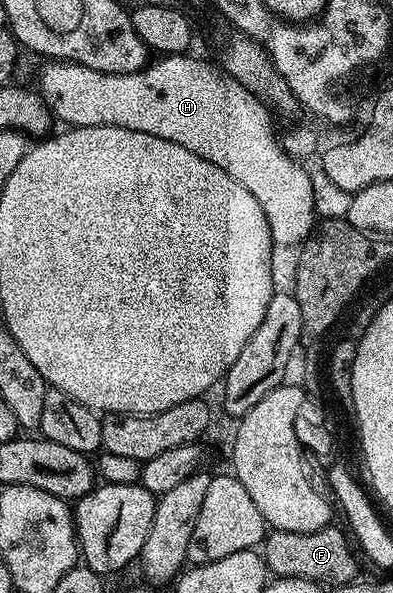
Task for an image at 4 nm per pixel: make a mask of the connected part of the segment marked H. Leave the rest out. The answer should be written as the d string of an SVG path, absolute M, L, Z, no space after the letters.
M171 54L168 56L158 57L158 62L150 61L144 68L131 72L130 74L105 74L101 70L85 67L83 65L66 64L64 61L54 61L41 74L41 86L39 93L41 98L46 102L46 106L52 111L52 117L59 123L66 122L66 127L75 126L118 126L119 128L127 128L135 132L147 132L147 136L159 136L159 140L171 140L171 144L179 144L179 148L187 148L187 152L195 152L195 156L203 156L203 160L207 160L211 164L215 164L215 168L223 168L223 172L227 172L227 176L231 176L231 180L239 180L239 184L243 184L243 188L247 188L247 192L251 192L251 196L255 196L255 200L259 200L259 208L263 208L263 216L267 216L267 224L273 238L274 245L294 246L300 245L313 233L315 229L315 221L318 217L315 208L315 192L313 191L313 174L305 171L301 167L302 163L298 159L292 158L285 151L284 145L273 135L273 128L269 120L268 114L265 112L264 106L261 104L262 99L258 97L252 90L243 87L237 81L226 76L220 69L212 70L205 62L200 62L197 58L189 58L185 54Z

